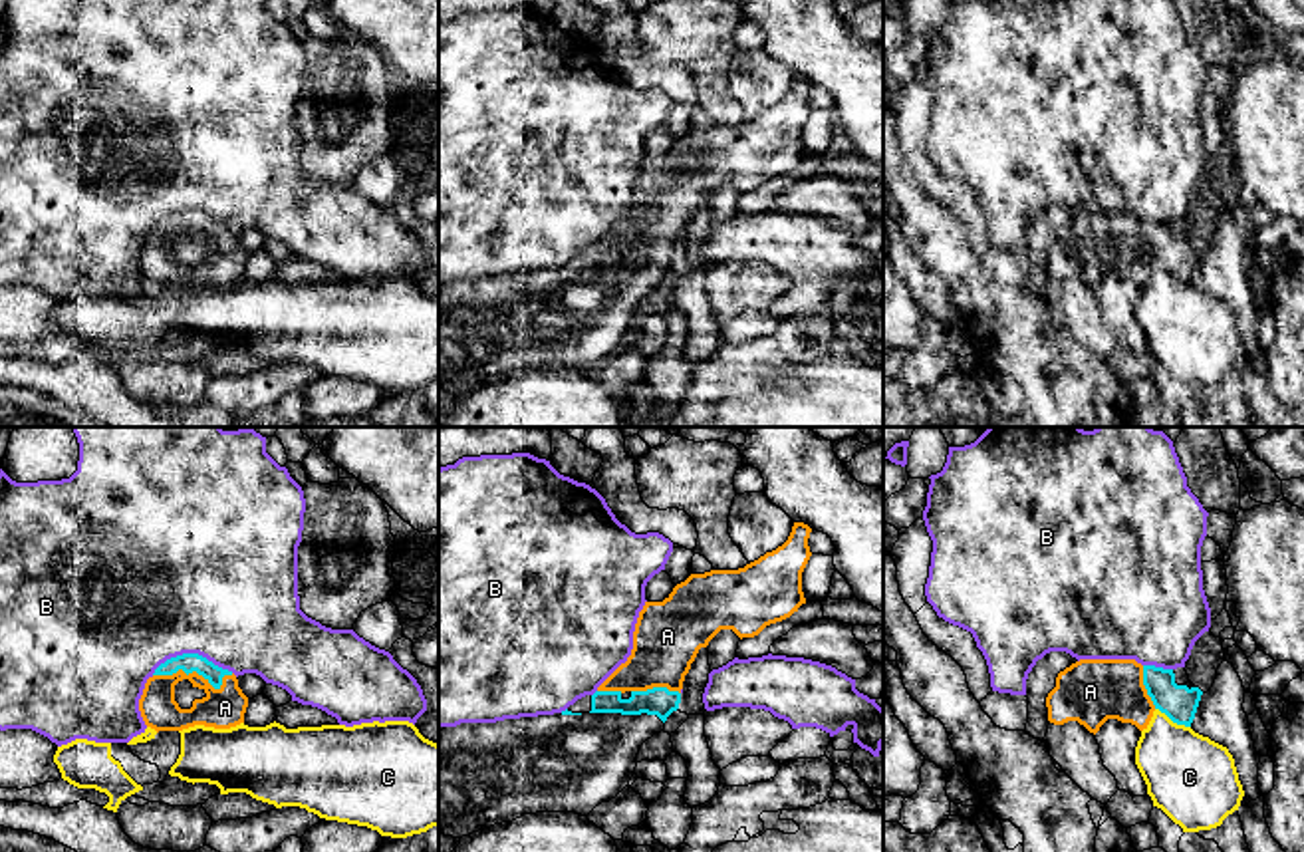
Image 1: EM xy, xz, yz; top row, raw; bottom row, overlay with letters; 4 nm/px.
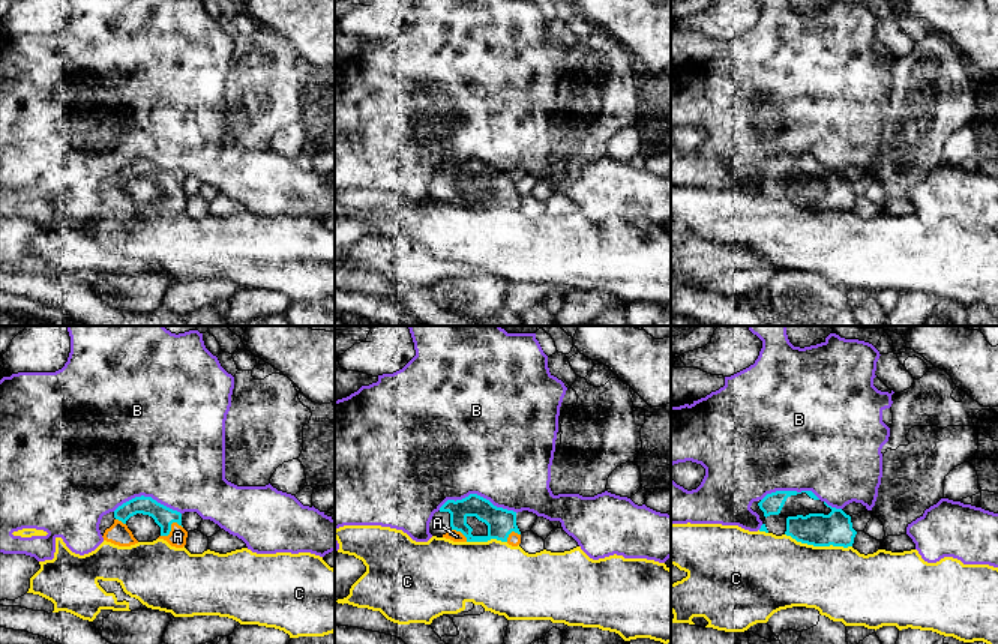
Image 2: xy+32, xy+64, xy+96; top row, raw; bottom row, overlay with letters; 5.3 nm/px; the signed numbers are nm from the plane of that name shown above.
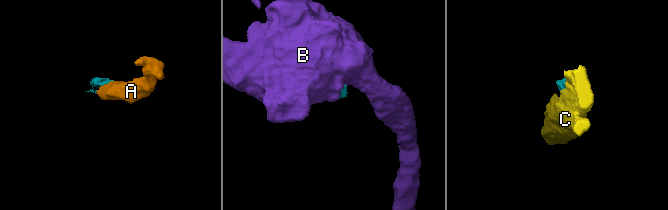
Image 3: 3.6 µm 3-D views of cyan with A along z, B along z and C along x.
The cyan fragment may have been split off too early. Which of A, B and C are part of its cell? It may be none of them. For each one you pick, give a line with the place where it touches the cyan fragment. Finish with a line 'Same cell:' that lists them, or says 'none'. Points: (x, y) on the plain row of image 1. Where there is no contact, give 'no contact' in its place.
A: xy (195, 225)
Same cell: A

